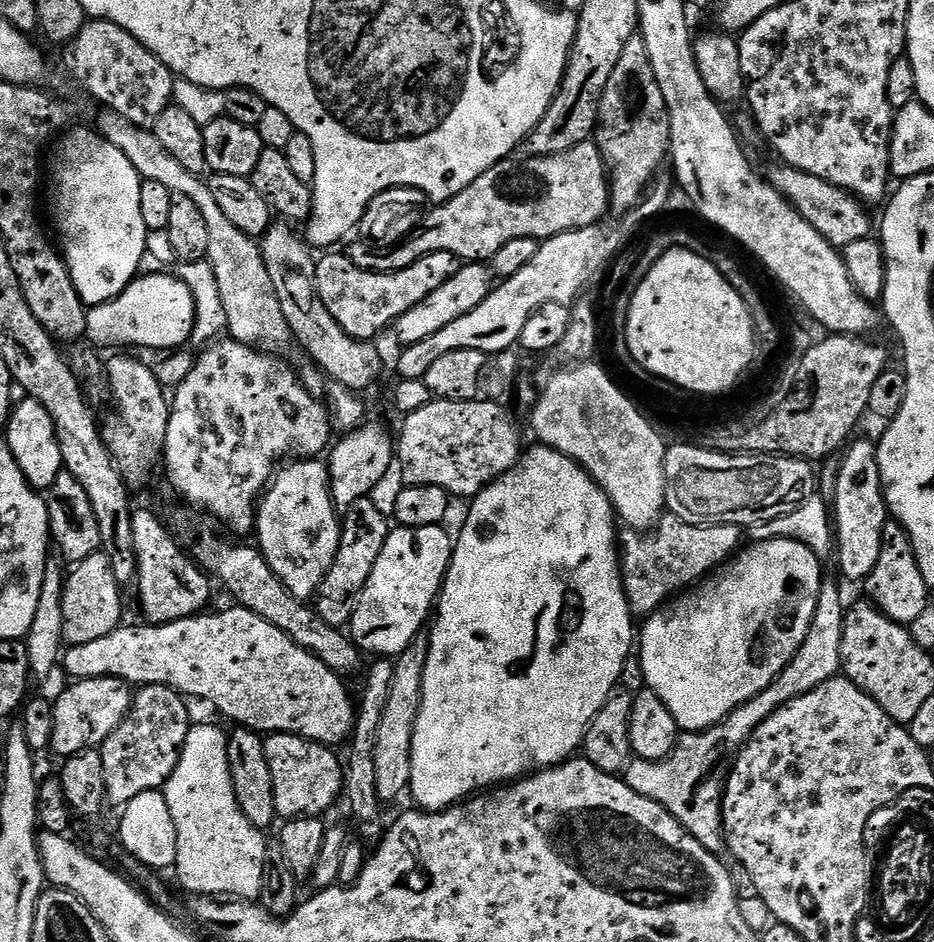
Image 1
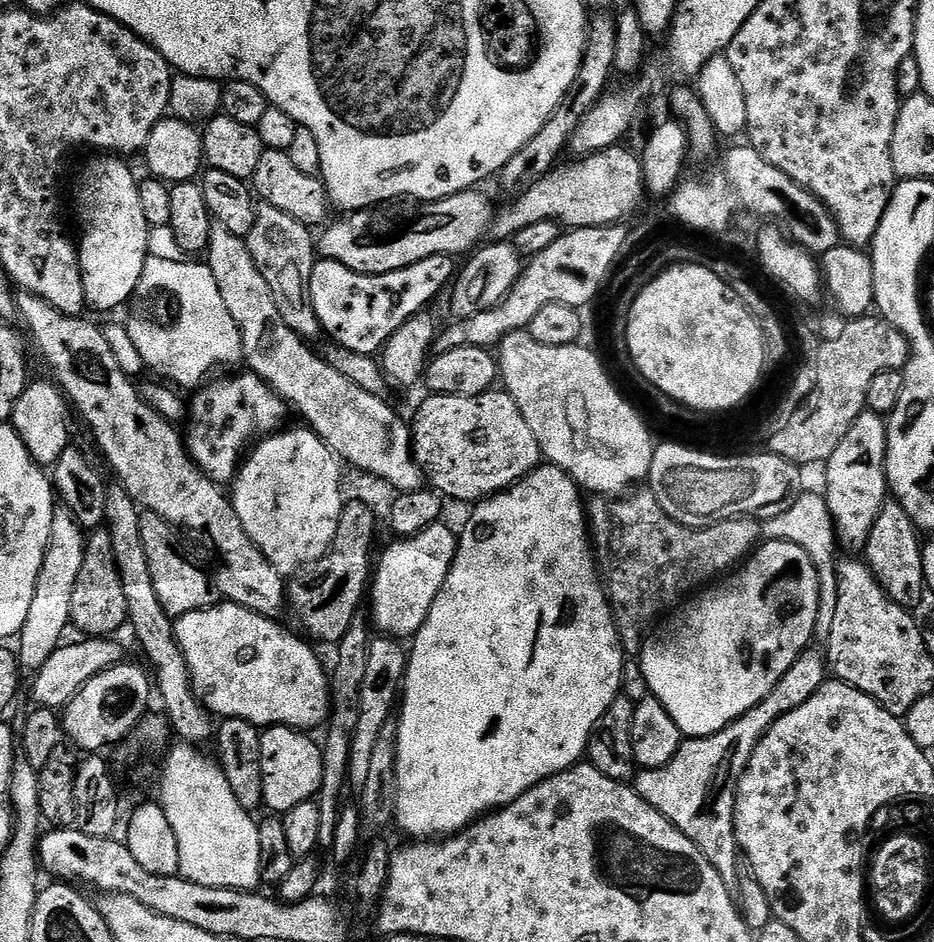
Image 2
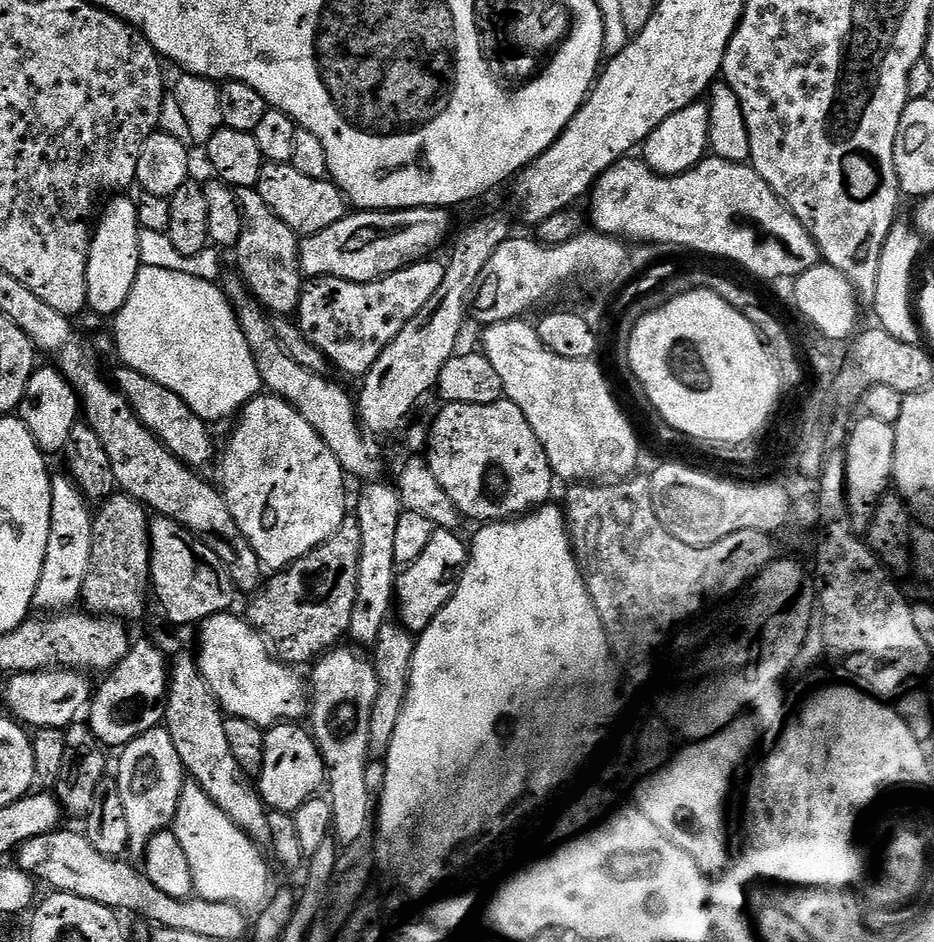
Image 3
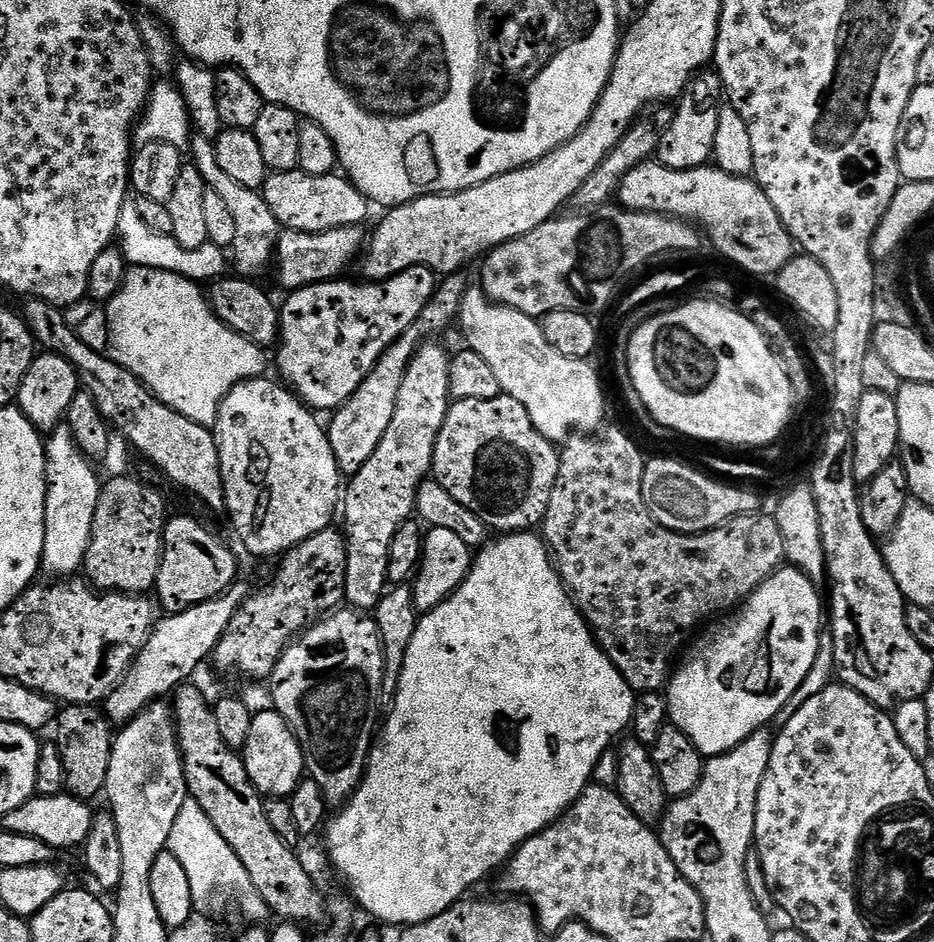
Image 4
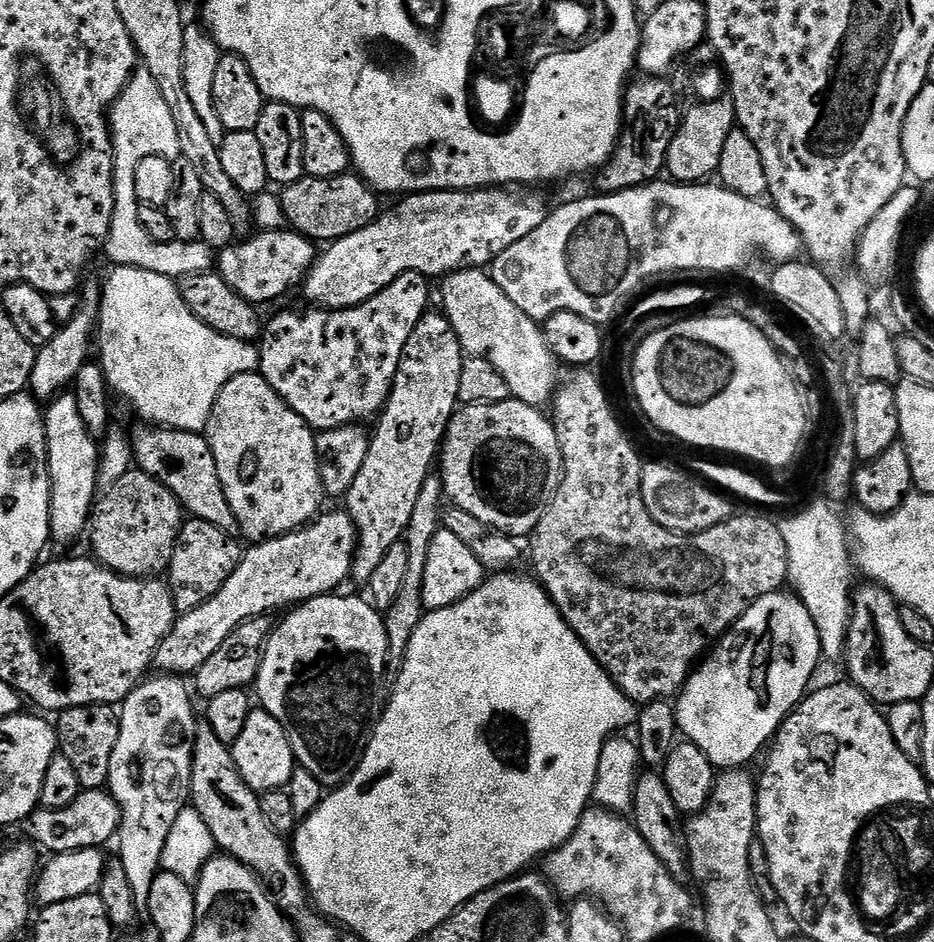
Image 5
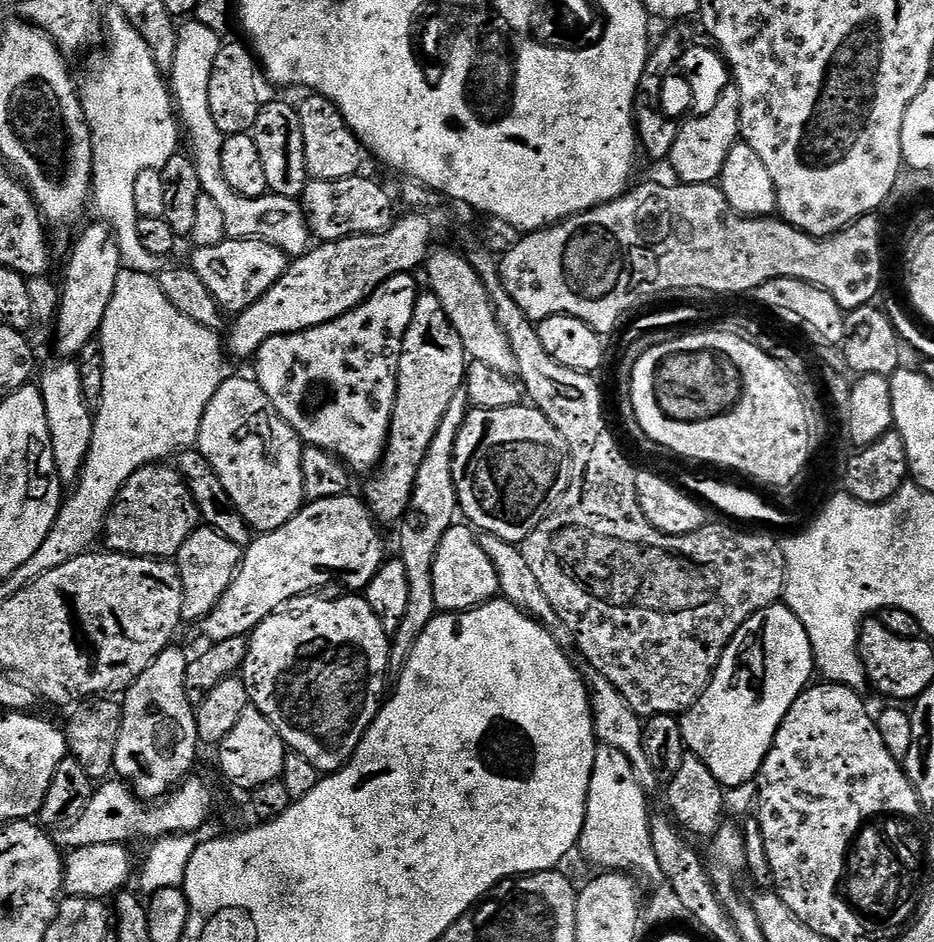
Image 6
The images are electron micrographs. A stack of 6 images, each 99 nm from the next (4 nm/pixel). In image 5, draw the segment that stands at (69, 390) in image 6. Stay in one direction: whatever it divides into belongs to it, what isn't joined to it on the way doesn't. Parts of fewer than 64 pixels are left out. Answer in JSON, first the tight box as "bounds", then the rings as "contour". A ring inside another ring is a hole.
{"bounds":[43,394,101,544],"contour":[[[61,394],[43,409],[44,437],[46,438],[46,458],[48,459],[48,473],[50,474],[50,532],[53,543],[66,544],[74,541],[85,533],[92,519],[92,506],[98,499],[100,483],[100,454],[101,445],[97,437],[86,430],[86,422],[78,411],[78,402],[71,394]]]}

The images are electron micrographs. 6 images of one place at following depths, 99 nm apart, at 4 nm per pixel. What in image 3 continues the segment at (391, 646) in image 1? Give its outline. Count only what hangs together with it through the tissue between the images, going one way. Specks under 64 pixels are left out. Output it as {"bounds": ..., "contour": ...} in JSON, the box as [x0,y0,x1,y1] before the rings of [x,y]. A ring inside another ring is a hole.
{"bounds":[394,531,469,634],"contour":[[[433,531],[430,542],[412,564],[407,565],[395,577],[394,604],[400,607],[399,623],[409,632],[419,634],[438,614],[438,610],[452,596],[454,581],[463,569],[469,554],[469,549],[458,538],[455,531]]]}

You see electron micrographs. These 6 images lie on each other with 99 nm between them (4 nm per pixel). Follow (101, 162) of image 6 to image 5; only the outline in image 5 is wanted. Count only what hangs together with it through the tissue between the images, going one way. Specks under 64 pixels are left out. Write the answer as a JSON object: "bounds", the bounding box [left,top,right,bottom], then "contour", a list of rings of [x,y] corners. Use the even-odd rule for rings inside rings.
{"bounds":[102,66,214,281],"contour":[[[140,66],[132,73],[132,81],[124,87],[110,109],[110,129],[114,150],[114,214],[108,241],[102,249],[103,255],[108,255],[113,265],[150,270],[174,281],[179,281],[186,274],[209,271],[214,264],[213,248],[199,242],[159,244],[146,234],[146,230],[142,230],[142,222],[138,222],[140,205],[134,194],[134,170],[138,170],[138,162],[151,156],[175,158],[180,155],[178,126],[174,126],[174,117],[162,98],[162,90],[158,90],[154,78],[150,78],[150,70]]]}

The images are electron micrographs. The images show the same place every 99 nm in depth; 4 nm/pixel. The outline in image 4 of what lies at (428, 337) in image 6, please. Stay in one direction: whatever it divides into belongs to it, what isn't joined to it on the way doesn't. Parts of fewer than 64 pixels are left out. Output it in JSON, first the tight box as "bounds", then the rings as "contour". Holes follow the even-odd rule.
{"bounds":[342,342,450,612],"contour":[[[425,342],[416,349],[414,358],[408,363],[406,374],[402,378],[402,384],[398,386],[398,402],[394,405],[394,416],[390,418],[390,426],[386,426],[386,434],[382,434],[382,442],[378,442],[378,450],[370,454],[366,466],[362,466],[358,474],[350,477],[342,492],[342,528],[347,542],[344,599],[349,607],[360,612],[373,611],[387,589],[390,543],[405,520],[413,519],[417,511],[417,489],[429,479],[432,471],[434,446],[450,407],[450,356],[449,353],[444,353],[442,345],[436,343],[440,342]]]}

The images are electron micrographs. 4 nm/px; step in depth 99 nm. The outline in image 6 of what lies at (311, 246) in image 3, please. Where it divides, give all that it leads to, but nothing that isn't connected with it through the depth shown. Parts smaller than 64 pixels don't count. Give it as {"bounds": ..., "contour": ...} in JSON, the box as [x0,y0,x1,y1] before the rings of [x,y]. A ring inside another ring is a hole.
{"bounds":[190,240,290,313],"contour":[[[223,240],[218,246],[196,248],[193,251],[190,267],[206,282],[206,290],[214,294],[217,305],[225,313],[245,312],[251,304],[258,302],[282,274],[286,274],[290,258],[278,246],[261,240]]]}

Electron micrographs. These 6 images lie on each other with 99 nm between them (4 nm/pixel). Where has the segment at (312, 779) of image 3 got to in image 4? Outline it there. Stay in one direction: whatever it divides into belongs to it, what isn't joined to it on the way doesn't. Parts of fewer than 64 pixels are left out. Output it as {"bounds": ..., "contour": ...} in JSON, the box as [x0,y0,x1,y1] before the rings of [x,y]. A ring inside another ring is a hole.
{"bounds":[242,710,305,797],"contour":[[[275,710],[257,711],[250,722],[250,732],[242,749],[244,769],[256,791],[265,797],[291,797],[305,779],[304,755],[290,726]]]}

